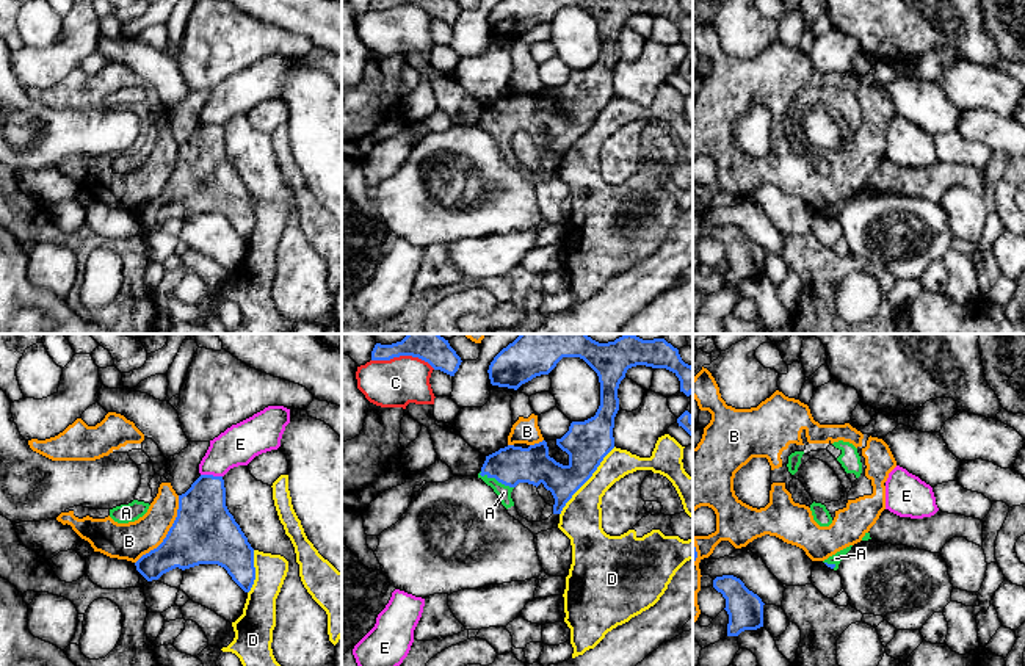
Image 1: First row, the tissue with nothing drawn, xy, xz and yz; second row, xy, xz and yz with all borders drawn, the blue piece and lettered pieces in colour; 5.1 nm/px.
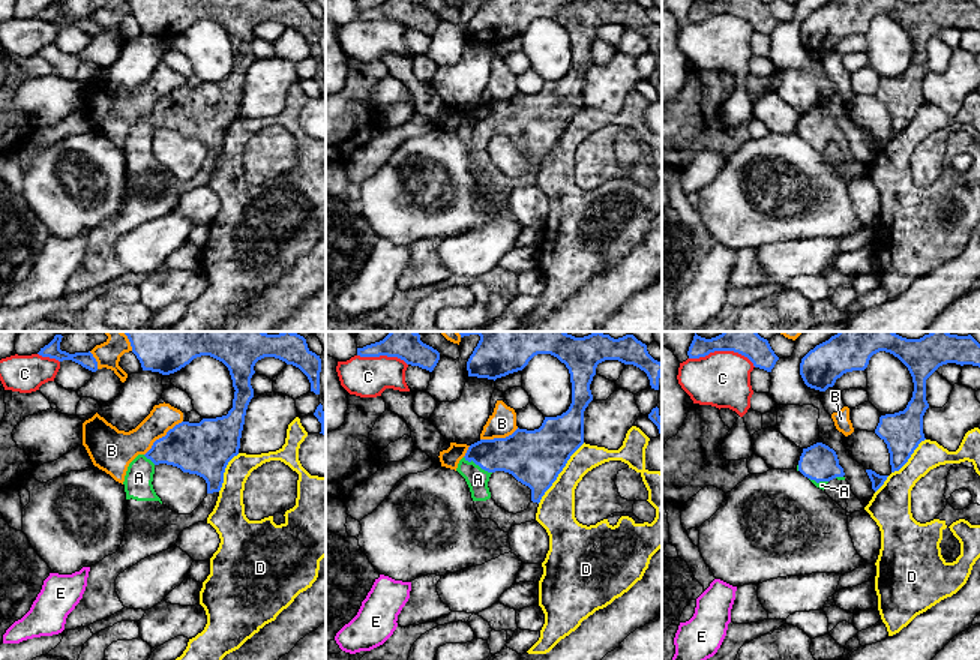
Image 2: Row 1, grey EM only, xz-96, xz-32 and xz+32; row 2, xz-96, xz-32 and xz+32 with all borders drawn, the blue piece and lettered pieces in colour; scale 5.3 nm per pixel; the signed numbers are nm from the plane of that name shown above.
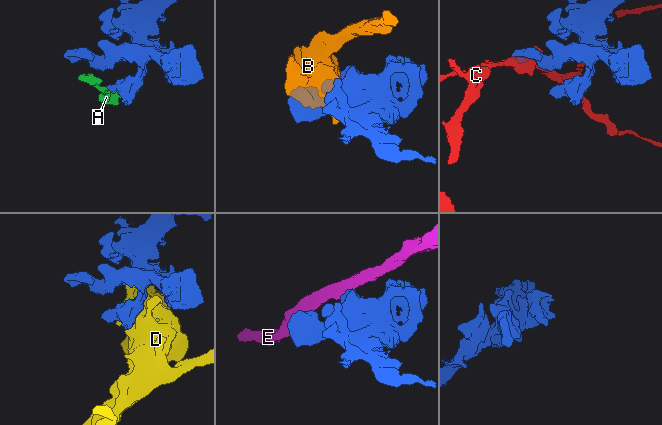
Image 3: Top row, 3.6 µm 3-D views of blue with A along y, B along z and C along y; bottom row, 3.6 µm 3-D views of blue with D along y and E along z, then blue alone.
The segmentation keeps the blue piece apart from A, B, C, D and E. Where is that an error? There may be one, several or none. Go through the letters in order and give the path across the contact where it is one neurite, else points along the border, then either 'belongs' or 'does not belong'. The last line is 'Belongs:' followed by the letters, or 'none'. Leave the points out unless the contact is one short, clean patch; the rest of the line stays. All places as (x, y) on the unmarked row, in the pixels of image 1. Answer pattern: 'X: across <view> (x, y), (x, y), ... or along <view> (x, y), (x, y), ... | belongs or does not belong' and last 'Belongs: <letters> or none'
A: belongs
B: does not belong
C: does not belong
D: does not belong
E: along xy (201, 123), (221, 126) | does not belong
Belongs: A

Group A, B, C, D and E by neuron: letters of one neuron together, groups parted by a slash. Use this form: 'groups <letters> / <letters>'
groups A / B / C / D / E

